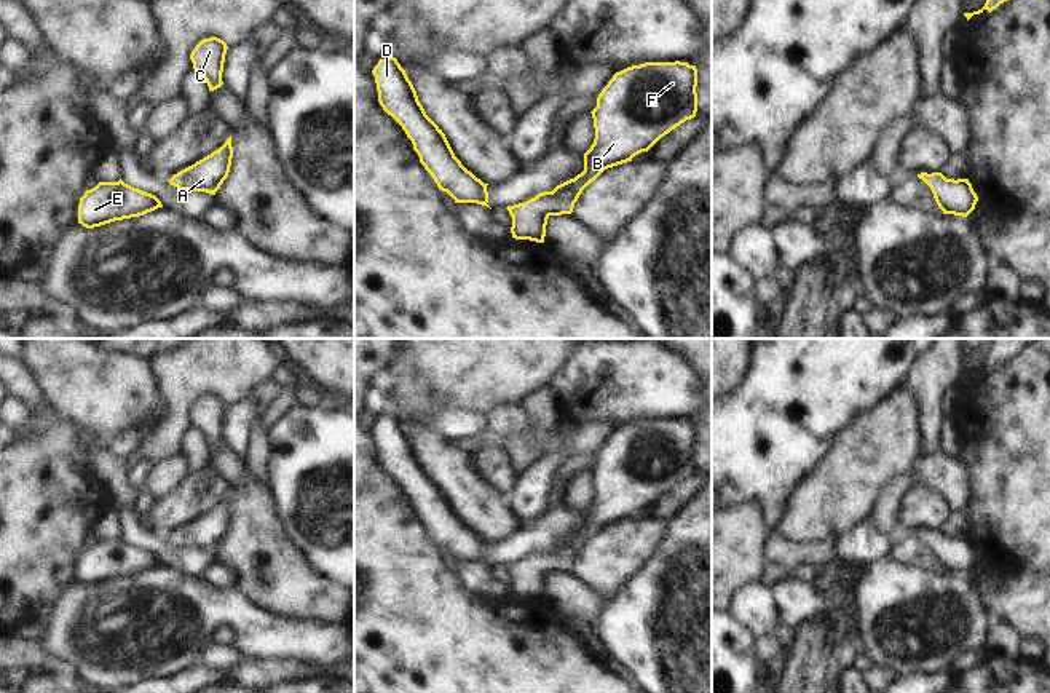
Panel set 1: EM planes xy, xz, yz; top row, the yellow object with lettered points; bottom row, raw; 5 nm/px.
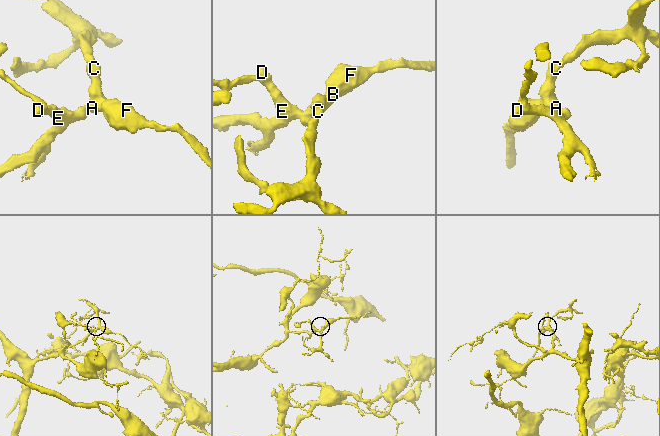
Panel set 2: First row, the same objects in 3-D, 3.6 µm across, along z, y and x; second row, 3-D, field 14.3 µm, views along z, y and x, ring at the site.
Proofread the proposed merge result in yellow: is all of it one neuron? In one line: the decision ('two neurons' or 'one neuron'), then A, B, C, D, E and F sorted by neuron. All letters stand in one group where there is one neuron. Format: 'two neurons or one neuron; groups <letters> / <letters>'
one neuron; groups A B C D E F

